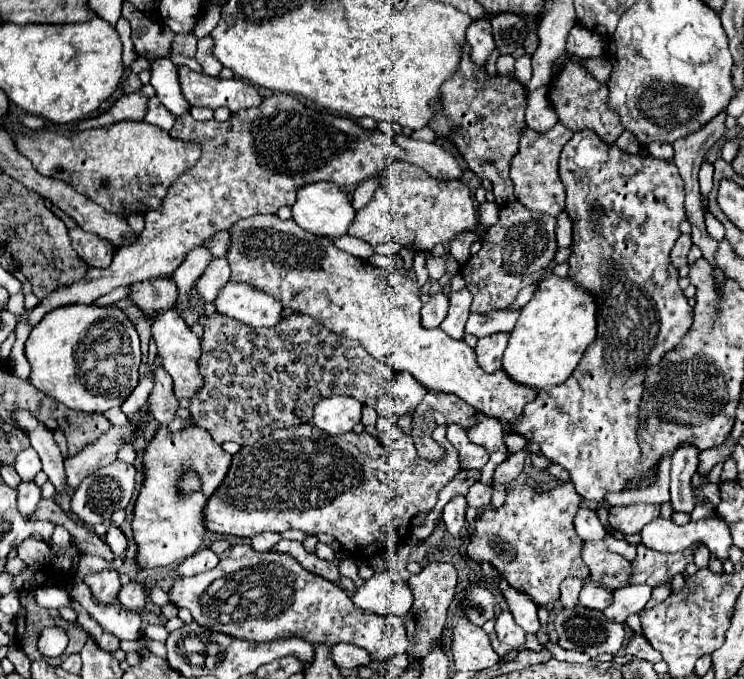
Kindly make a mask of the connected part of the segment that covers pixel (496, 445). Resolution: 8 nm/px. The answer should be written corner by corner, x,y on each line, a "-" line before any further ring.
475,411
475,423
473,423
473,427
467,429
467,435
469,435
469,439
473,443
483,445
491,455
489,463
481,469
481,479
479,479
481,483
491,485
493,483
491,473
493,473
495,465
499,465
499,463
503,463
503,461
507,461
511,457
511,453
509,453
509,449
507,449
507,445
503,441
503,437
505,437
503,423
493,419
493,417
487,417
481,411

